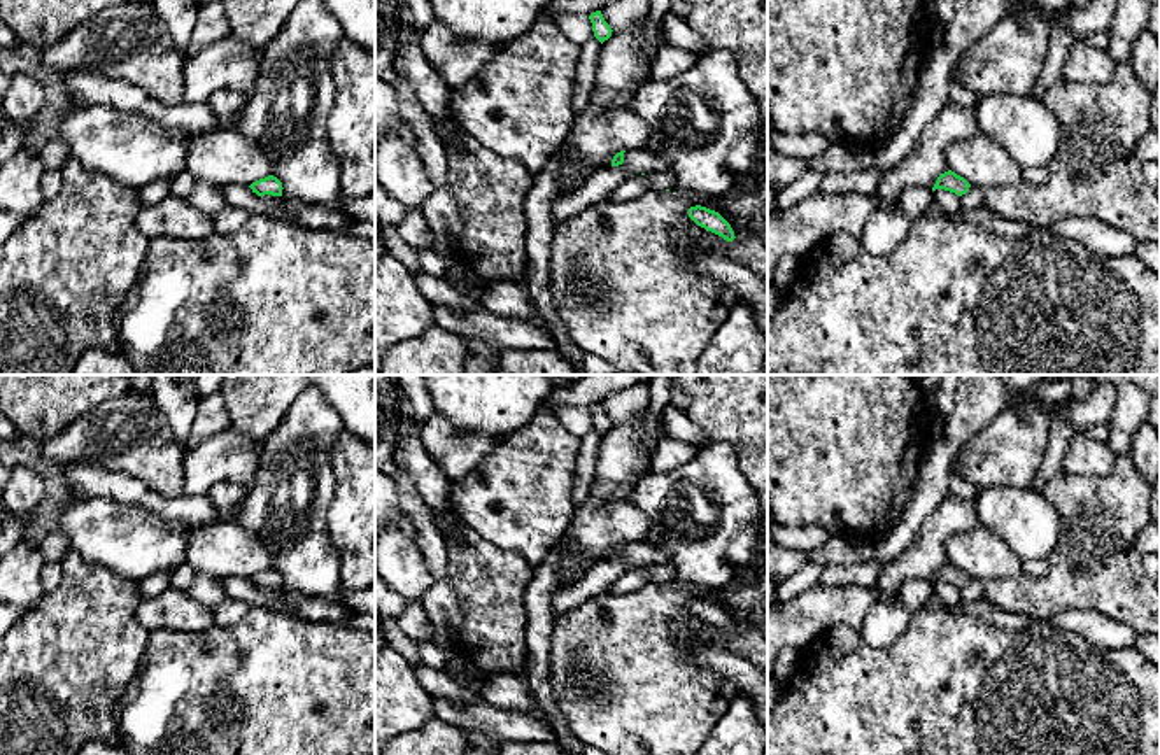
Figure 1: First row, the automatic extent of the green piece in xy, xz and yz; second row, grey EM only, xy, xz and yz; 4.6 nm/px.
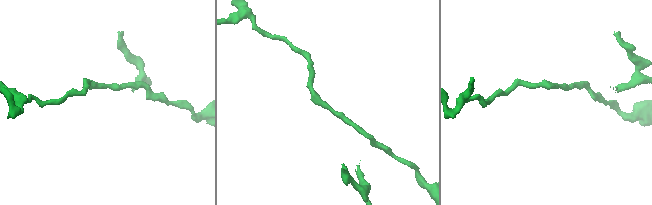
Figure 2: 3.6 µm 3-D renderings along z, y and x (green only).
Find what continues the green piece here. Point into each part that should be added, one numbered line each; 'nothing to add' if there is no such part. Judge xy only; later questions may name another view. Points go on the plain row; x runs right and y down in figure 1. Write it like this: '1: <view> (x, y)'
nothing to add

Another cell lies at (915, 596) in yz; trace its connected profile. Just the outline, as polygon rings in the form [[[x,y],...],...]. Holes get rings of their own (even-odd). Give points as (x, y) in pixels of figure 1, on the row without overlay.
[[[911,580],[895,596],[892,604],[908,608],[913,615],[927,610],[934,596],[934,583],[929,580]]]

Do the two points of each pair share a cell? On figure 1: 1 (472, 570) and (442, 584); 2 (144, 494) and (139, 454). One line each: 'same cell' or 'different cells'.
1: different cells
2: different cells

